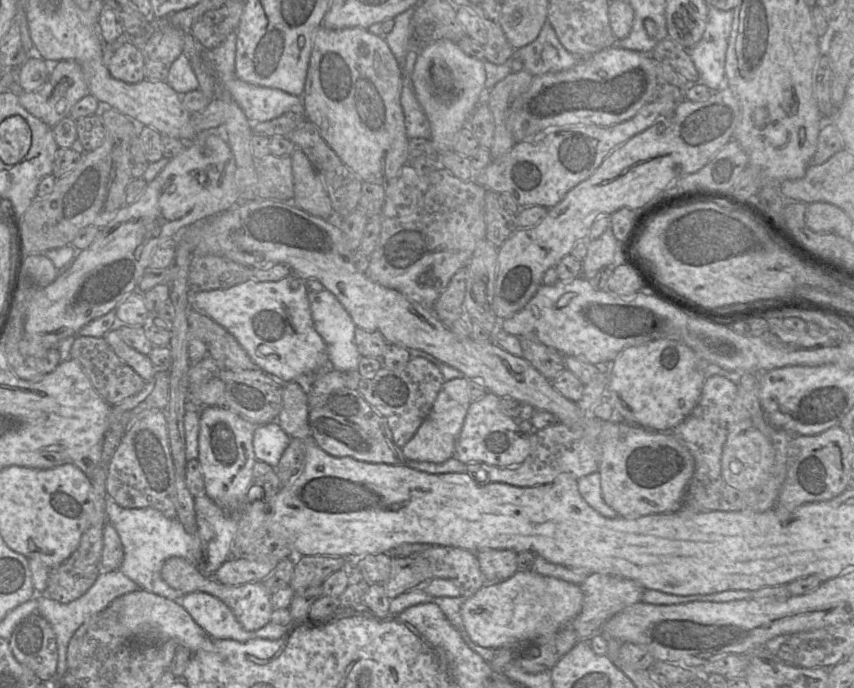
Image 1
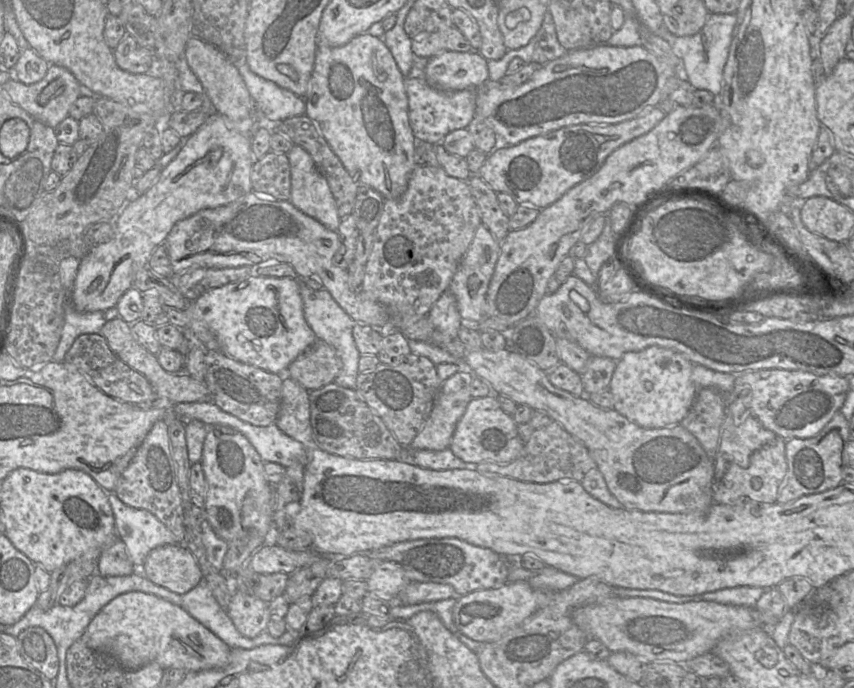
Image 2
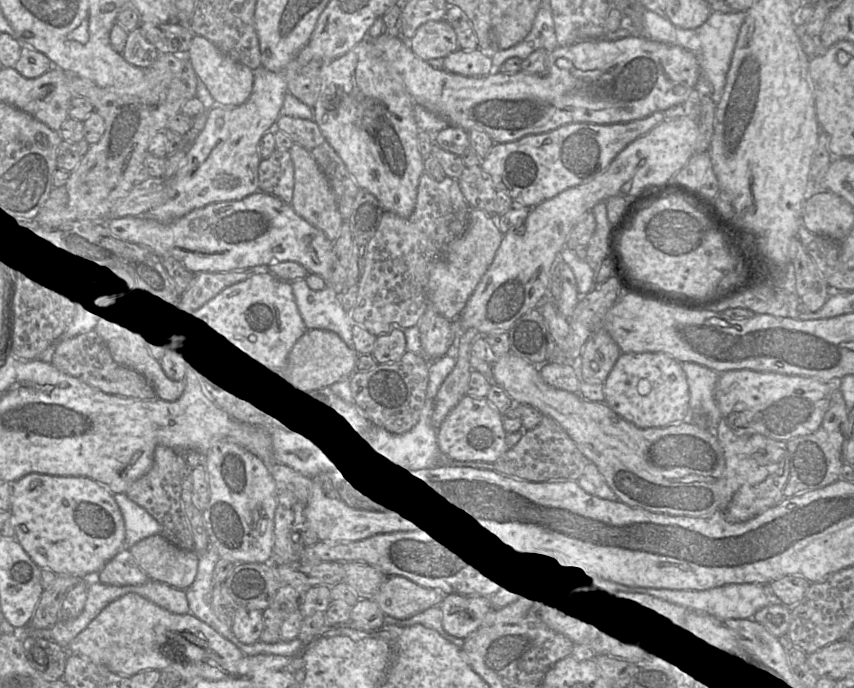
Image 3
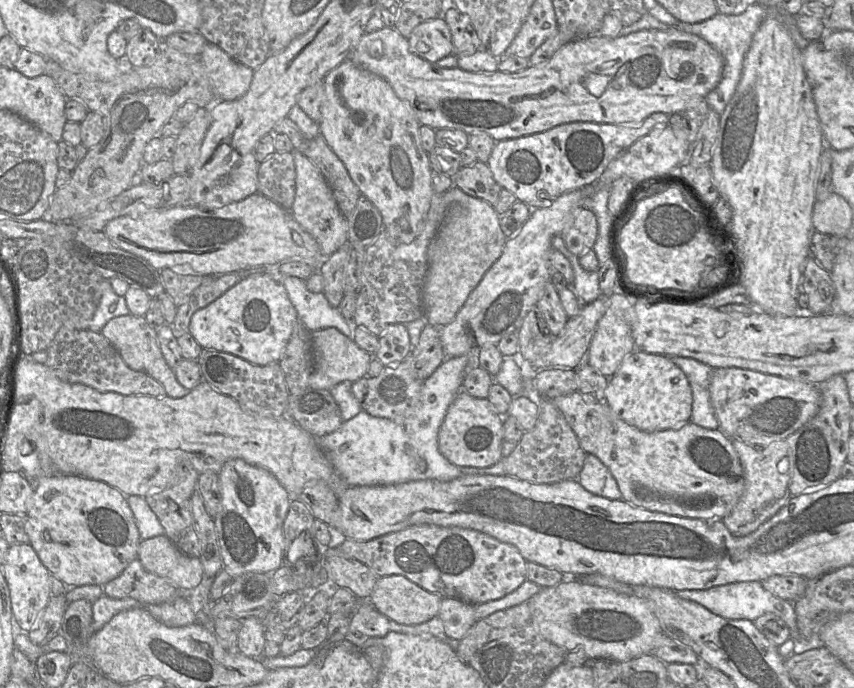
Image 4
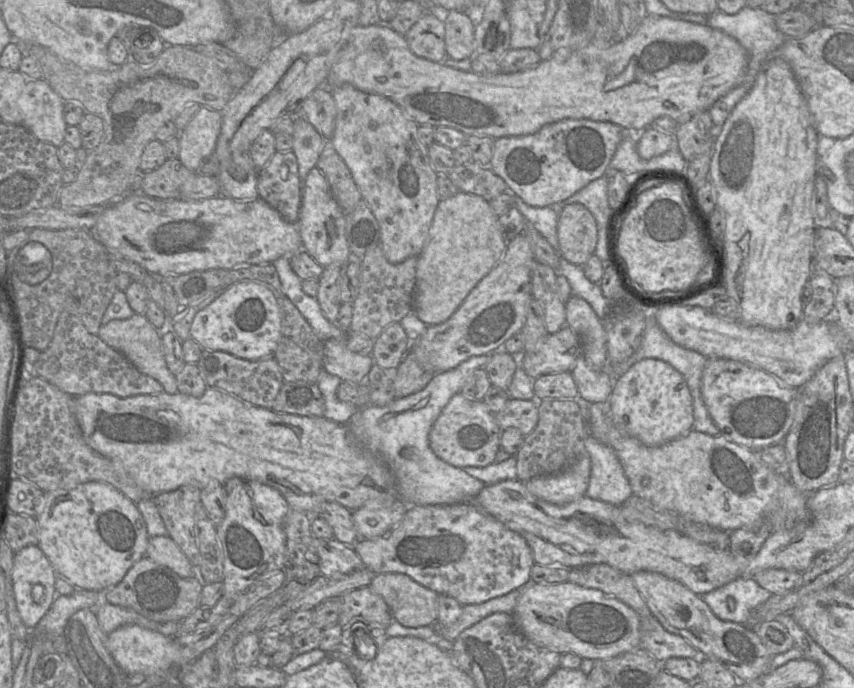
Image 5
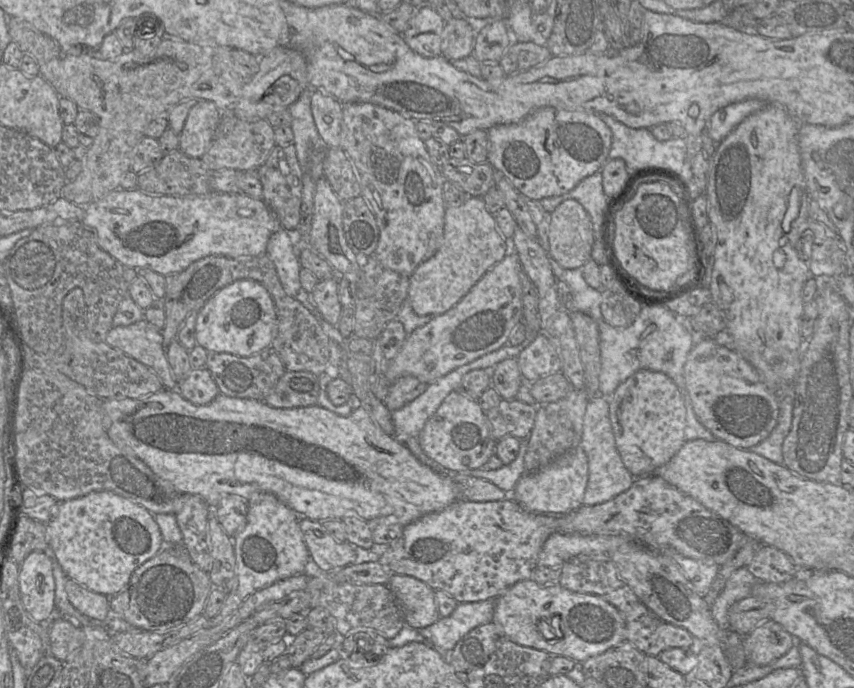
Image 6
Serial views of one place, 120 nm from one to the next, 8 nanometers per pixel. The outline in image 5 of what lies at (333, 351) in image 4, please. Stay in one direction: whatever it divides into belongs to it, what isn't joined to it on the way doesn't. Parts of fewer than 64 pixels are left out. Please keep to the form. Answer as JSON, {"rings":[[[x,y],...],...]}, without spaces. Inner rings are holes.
{"rings":[[[345,340],[324,341],[323,369],[342,381],[364,382],[374,362],[372,354],[361,355],[349,350]]]}

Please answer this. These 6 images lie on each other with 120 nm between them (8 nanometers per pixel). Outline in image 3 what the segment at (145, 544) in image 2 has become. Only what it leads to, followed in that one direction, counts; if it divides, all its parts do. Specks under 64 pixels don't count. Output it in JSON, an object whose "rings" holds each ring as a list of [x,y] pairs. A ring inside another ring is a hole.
{"rings":[[[125,493],[114,494],[125,526],[125,548],[130,548],[140,540],[162,534],[162,526],[144,508],[131,501]]]}

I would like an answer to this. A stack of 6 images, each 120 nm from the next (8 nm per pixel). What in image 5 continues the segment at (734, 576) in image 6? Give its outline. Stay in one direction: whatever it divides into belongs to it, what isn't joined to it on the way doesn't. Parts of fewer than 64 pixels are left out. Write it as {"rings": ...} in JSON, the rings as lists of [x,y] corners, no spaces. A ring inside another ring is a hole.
{"rings":[[[739,577],[700,596],[717,618],[747,625],[751,613],[771,595],[752,577]]]}

